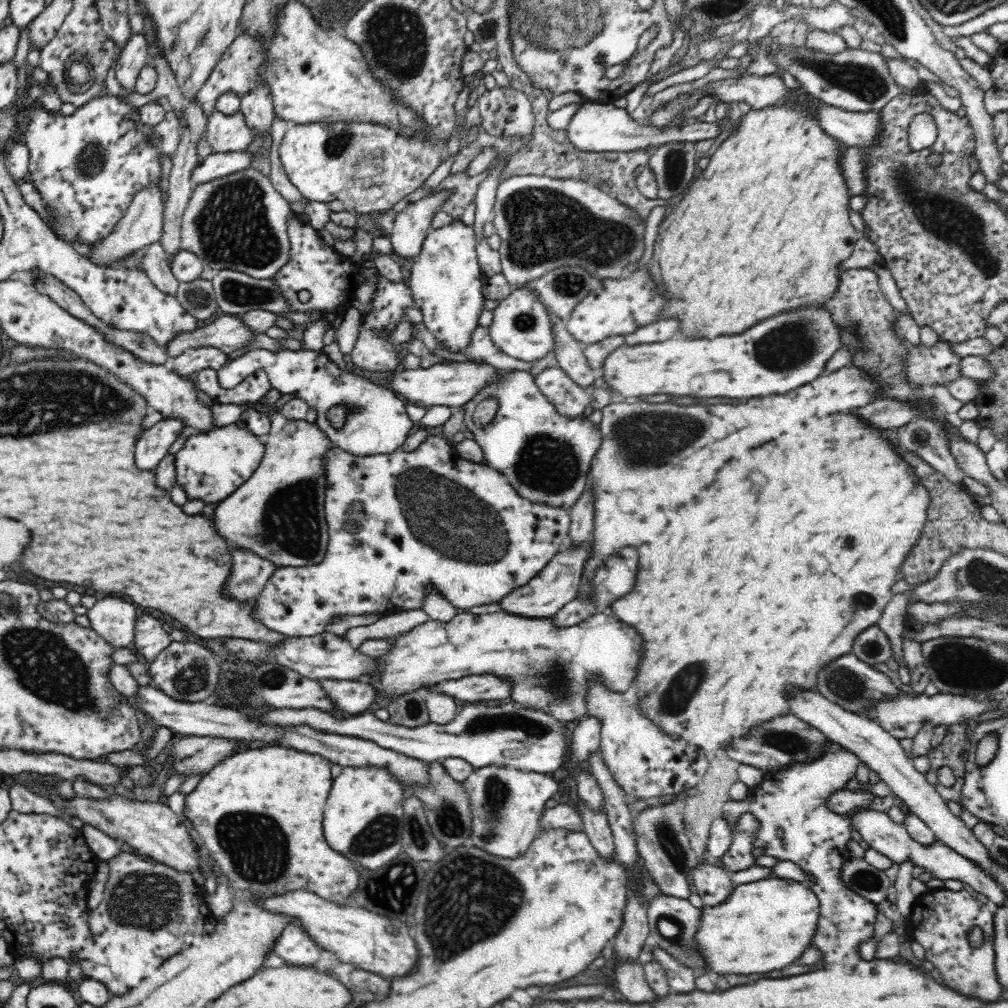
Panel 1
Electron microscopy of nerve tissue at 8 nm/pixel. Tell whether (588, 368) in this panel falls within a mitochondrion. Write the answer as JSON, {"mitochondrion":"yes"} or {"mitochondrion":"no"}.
{"mitochondrion":"no"}

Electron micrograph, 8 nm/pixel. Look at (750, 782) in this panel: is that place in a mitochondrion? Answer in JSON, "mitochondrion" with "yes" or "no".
{"mitochondrion":"no"}

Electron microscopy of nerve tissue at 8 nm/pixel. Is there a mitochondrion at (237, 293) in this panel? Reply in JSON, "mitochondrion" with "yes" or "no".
{"mitochondrion":"yes"}

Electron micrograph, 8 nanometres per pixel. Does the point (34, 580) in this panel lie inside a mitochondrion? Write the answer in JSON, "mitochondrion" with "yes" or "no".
{"mitochondrion":"no"}

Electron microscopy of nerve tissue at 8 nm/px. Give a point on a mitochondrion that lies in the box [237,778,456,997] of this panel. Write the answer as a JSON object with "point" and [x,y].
{"point":[379,834]}

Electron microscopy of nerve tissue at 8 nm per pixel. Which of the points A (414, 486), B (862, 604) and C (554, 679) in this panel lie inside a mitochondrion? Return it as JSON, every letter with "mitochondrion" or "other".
{"A":"mitochondrion","B":"mitochondrion","C":"mitochondrion"}

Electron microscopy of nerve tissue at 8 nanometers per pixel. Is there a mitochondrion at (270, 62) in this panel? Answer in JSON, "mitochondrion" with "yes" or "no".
{"mitochondrion":"yes"}

